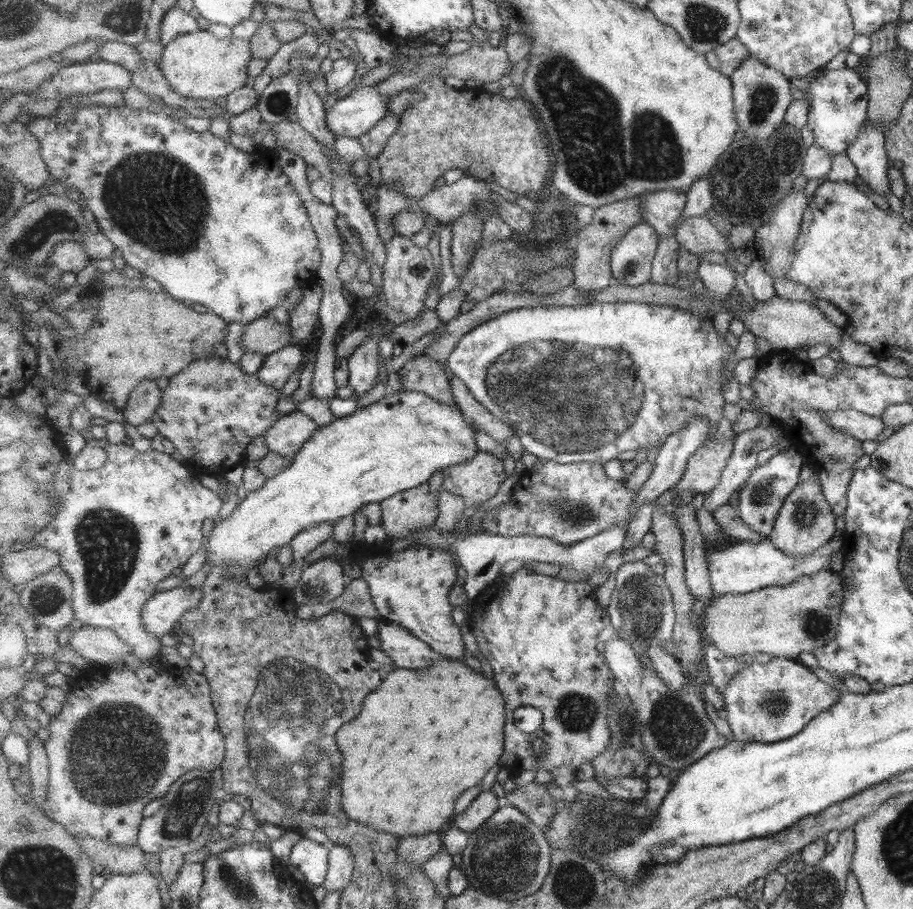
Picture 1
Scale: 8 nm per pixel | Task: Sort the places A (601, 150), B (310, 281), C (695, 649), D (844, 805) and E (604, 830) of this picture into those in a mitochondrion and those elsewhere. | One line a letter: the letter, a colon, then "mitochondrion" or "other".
A: mitochondrion
B: other
C: other
D: other
E: mitochondrion

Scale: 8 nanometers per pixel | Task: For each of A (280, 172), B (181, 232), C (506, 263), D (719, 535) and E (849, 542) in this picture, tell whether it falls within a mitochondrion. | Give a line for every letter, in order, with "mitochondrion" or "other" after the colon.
A: other
B: mitochondrion
C: mitochondrion
D: other
E: other

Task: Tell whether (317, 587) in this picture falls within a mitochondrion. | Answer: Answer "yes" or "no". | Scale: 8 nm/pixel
yes

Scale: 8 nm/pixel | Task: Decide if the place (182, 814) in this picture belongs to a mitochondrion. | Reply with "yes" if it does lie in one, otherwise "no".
yes

